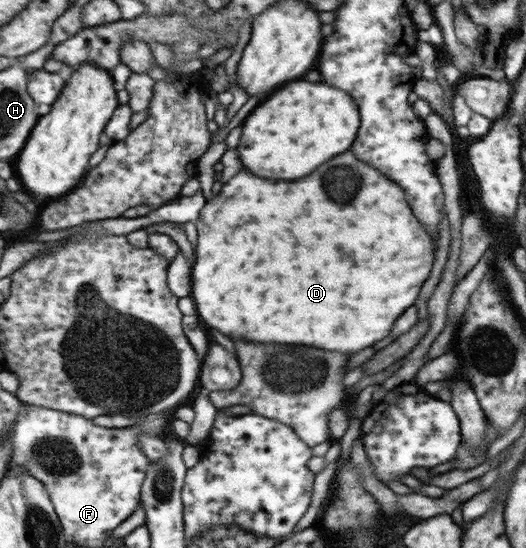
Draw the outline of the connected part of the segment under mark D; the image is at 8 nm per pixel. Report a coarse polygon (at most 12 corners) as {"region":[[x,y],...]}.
{"region":[[350,151],[238,173],[194,221],[196,318],[354,355],[428,279]]}

